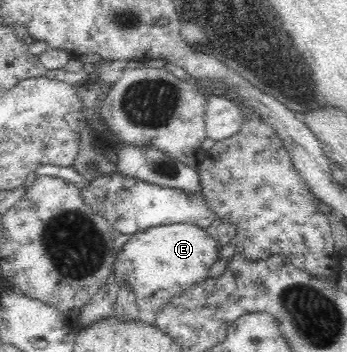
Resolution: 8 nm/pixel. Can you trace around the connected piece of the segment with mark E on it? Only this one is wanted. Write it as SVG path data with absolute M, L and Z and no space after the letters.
M173 223L149 228L132 234L131 238L116 252L112 267L112 280L119 286L131 287L135 294L139 310L149 310L157 313L163 310L175 296L192 289L195 285L209 278L209 268L217 261L217 249L221 245L212 235L207 235L205 229L190 223Z

